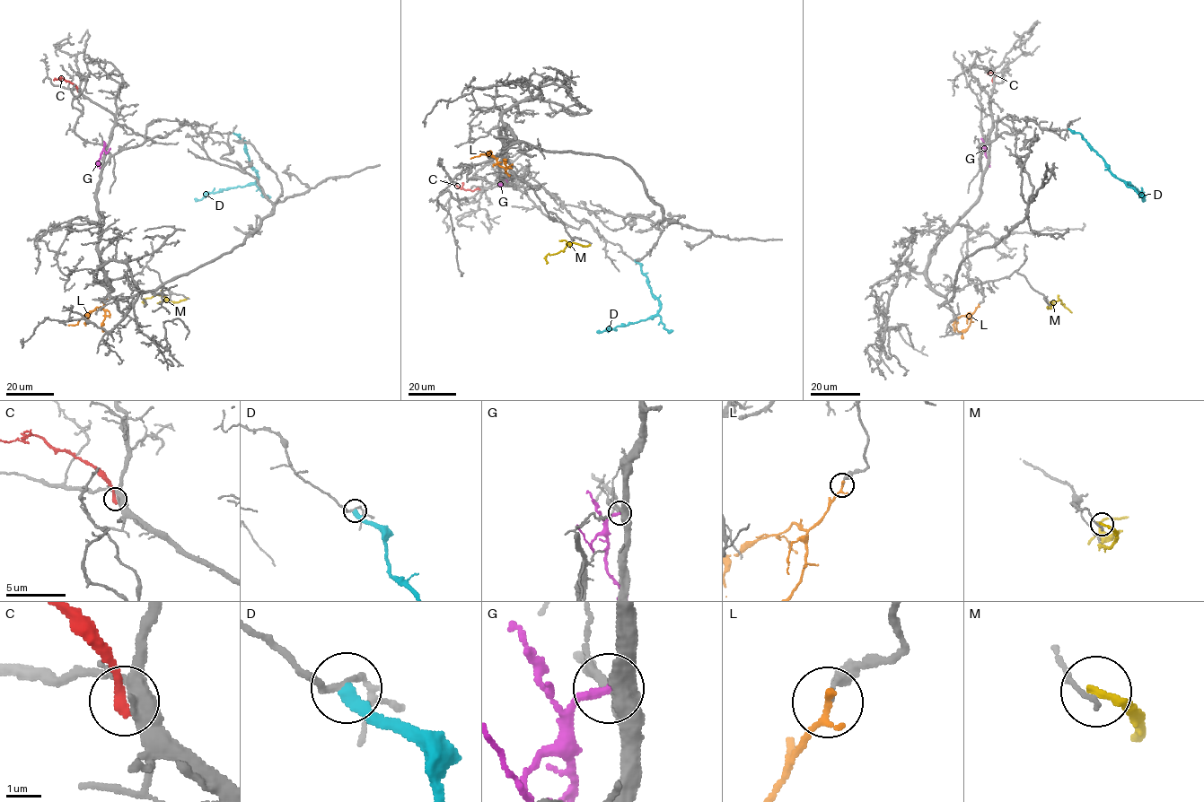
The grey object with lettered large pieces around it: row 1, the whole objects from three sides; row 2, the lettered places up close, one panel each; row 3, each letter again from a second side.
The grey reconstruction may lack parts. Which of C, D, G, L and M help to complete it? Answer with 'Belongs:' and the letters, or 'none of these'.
Belongs: none of these

